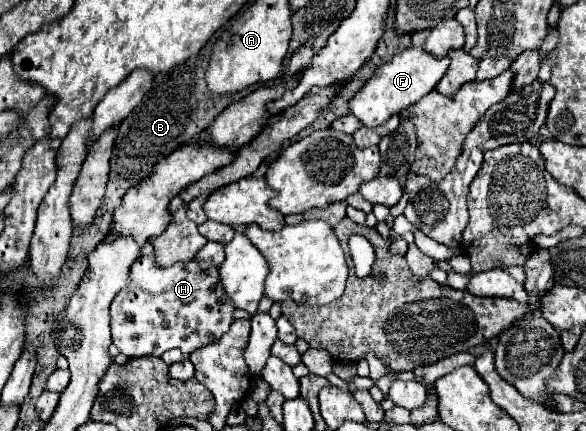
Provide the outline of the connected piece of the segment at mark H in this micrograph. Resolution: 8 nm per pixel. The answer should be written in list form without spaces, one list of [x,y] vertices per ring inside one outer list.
[[[155,254],[141,256],[131,266],[131,284],[125,286],[111,302],[111,336],[113,344],[121,350],[121,354],[129,358],[139,356],[161,356],[171,348],[179,348],[183,354],[191,354],[207,344],[213,344],[223,336],[231,322],[235,304],[231,304],[227,292],[223,292],[223,284],[219,284],[219,266],[203,270],[195,258],[187,262],[173,264],[163,268],[157,264]]]

